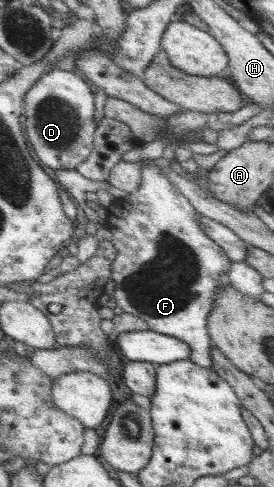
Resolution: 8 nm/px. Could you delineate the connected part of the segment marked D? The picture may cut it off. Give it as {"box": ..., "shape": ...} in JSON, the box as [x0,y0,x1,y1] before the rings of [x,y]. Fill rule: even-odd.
{"box":[24,70,97,172],"shape":[[[51,70],[44,73],[24,95],[25,132],[28,146],[36,162],[49,172],[61,169],[76,169],[79,163],[87,160],[94,148],[94,133],[97,123],[93,118],[95,105],[91,86],[73,71]]]}

